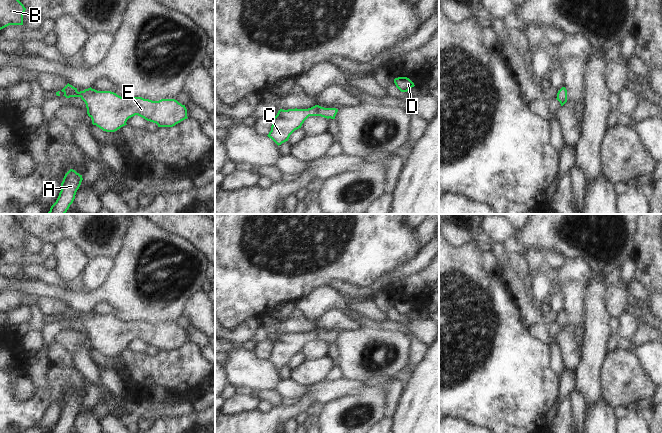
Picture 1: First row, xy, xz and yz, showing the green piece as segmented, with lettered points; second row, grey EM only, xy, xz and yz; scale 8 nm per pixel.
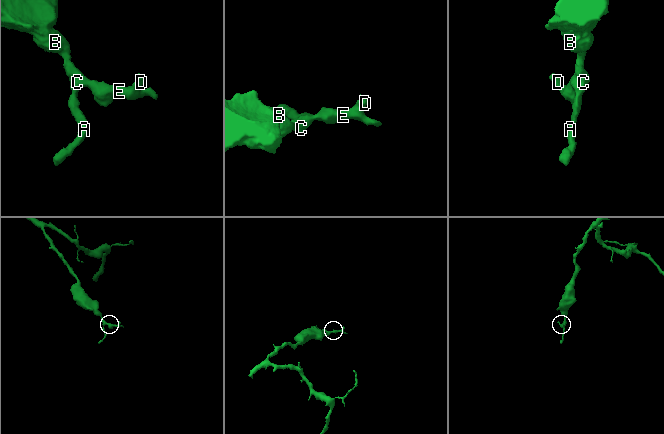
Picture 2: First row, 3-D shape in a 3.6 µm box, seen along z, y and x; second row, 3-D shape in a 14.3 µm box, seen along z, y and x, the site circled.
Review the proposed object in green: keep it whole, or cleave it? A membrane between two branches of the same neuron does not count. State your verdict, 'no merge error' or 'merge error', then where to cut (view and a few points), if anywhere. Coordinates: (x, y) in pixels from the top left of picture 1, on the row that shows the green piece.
no merge error; cut none

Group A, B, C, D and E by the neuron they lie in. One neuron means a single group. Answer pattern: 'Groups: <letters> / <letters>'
Groups: A B C D E.

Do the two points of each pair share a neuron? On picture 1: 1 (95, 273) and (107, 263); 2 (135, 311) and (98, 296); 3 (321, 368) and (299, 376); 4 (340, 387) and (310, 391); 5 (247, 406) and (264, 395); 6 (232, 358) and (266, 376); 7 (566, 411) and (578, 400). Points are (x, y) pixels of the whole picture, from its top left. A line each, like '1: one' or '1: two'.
1: one
2: one
3: one
4: one
5: two
6: one
7: two

